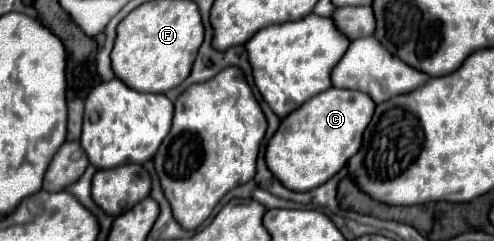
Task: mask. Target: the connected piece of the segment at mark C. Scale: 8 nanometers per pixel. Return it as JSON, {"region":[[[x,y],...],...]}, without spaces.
{"region":[[[329,88],[313,96],[305,106],[293,110],[283,118],[283,124],[267,144],[267,166],[285,188],[295,192],[307,192],[325,184],[335,176],[353,154],[361,148],[361,138],[369,118],[373,118],[375,102],[361,92]]]}

